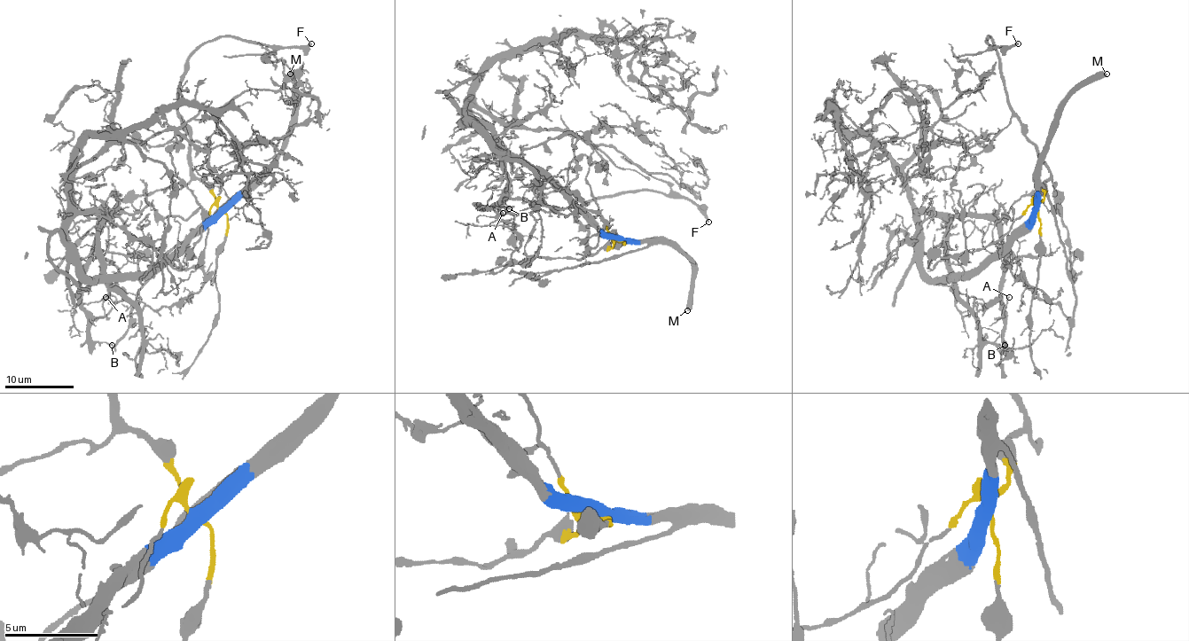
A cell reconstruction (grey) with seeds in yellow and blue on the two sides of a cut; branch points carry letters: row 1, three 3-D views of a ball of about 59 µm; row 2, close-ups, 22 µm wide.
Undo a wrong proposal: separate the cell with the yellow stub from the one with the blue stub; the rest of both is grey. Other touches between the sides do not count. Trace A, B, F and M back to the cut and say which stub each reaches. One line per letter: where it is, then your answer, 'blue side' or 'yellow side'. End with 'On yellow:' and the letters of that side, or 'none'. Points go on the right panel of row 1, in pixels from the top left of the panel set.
A: (1009, 297) | blue side
B: (1005, 345) | blue side
F: (1018, 43) | yellow side
M: (1106, 74) | blue side
On yellow: F

